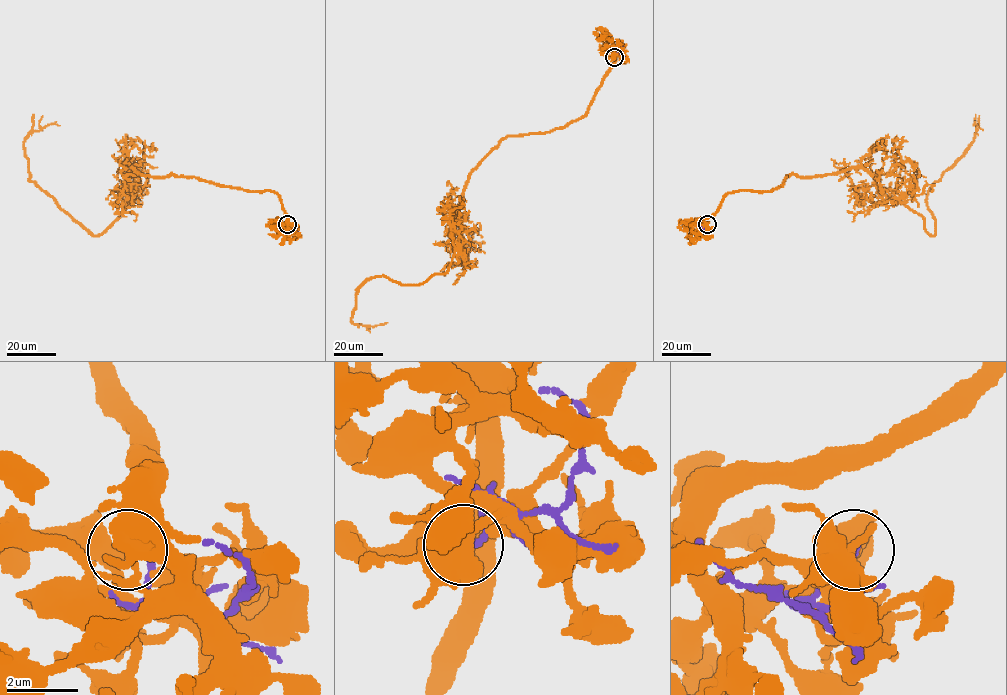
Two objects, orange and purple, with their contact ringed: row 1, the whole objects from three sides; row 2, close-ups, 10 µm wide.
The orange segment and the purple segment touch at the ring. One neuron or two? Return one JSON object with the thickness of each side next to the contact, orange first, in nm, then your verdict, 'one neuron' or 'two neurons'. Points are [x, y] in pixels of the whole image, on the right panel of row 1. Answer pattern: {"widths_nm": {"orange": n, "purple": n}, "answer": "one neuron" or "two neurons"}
{"widths_nm": {"orange": 400, "purple": 190}, "answer": "two neurons"}

